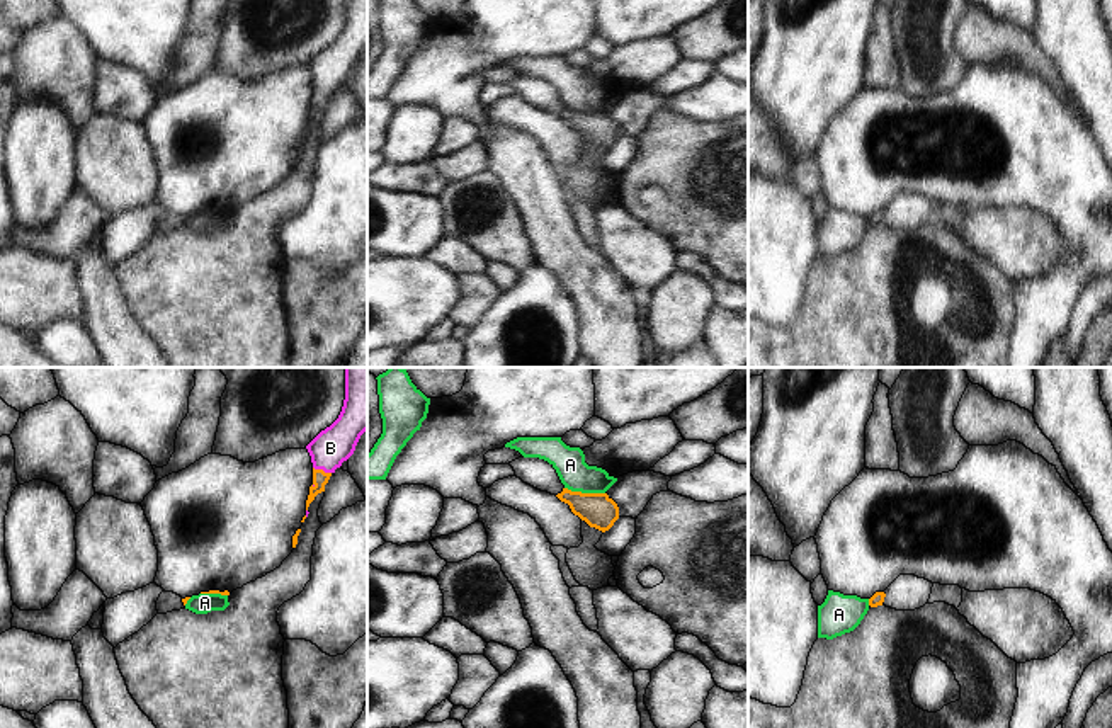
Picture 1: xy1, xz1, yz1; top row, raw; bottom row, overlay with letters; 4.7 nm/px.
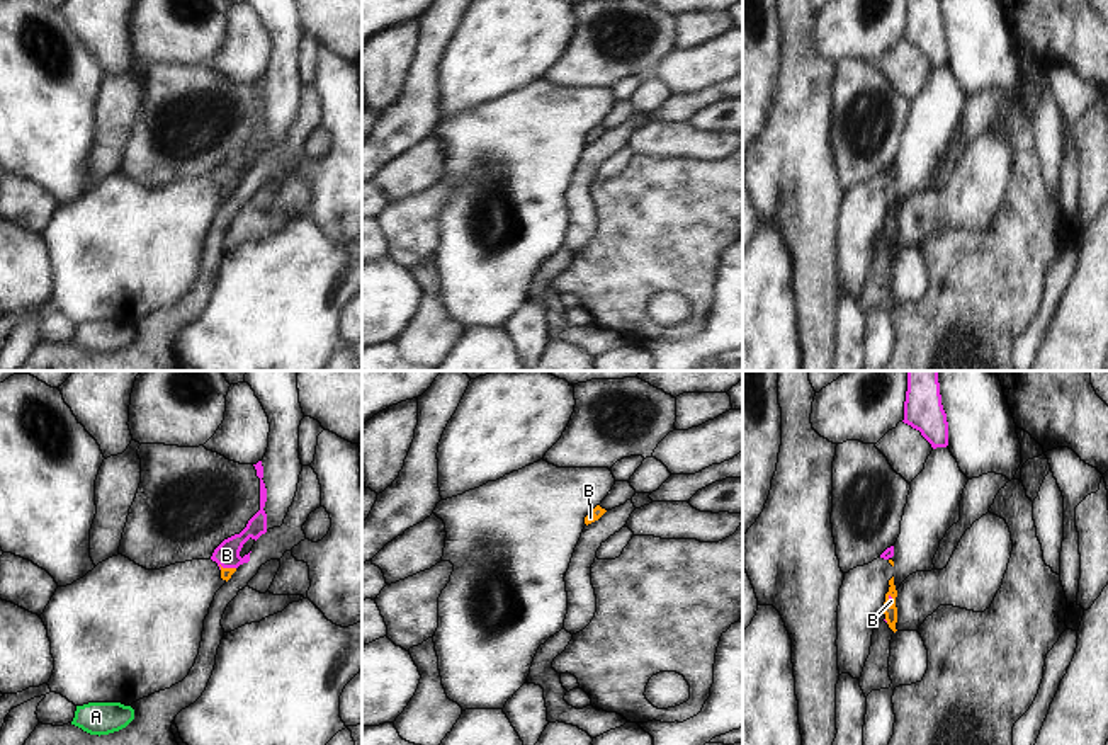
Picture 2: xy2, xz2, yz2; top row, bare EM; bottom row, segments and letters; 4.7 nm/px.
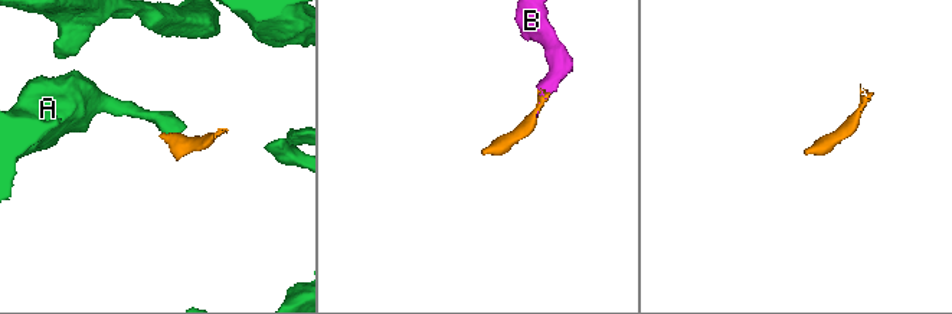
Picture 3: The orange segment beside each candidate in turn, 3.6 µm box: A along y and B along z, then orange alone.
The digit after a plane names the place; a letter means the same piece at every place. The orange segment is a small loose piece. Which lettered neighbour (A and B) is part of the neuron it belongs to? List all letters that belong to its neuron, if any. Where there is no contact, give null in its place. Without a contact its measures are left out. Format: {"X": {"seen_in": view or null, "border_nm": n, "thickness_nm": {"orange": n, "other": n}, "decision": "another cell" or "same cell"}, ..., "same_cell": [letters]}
{"A": {"seen_in": "xz1", "border_nm": 190, "thickness_nm": {"orange": 160, "other": 150}, "decision": "another cell"}, "B": {"seen_in": "xy1", "border_nm": 90, "thickness_nm": {"orange": 80, "other": 180}, "decision": "same cell"}, "same_cell": ["B"]}

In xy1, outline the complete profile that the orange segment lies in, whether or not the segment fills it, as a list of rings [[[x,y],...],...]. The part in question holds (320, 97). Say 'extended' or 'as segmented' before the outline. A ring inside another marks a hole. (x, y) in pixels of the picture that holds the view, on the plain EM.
extended; [[[345,0],[345,19],[338,37],[306,65],[313,82],[313,104],[306,119],[306,136],[309,122],[318,112],[325,111],[325,104],[335,88],[354,73],[366,49],[367,0]]]

